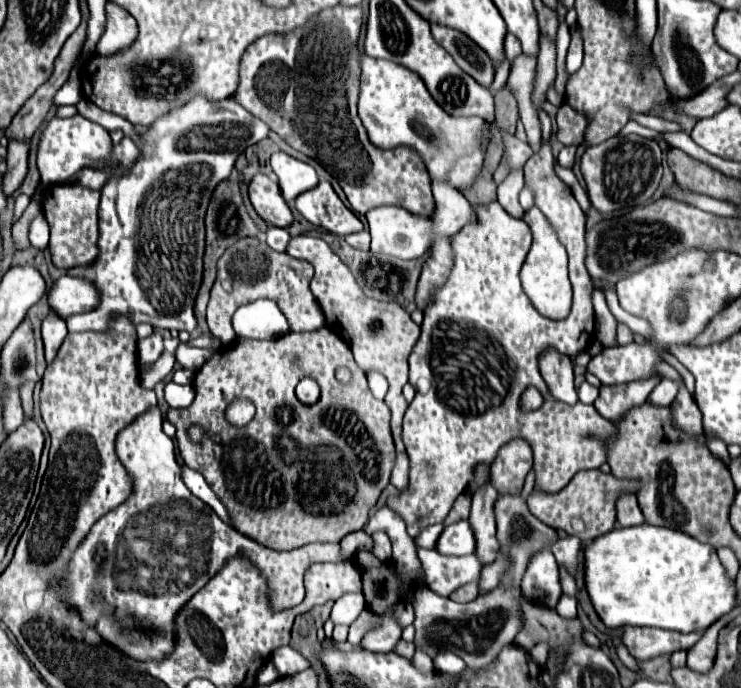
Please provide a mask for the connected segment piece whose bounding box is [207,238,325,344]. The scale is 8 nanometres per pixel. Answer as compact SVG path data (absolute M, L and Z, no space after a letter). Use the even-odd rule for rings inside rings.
M241 238L223 252L217 262L217 280L211 288L211 300L207 306L207 324L215 338L221 342L233 342L233 312L247 302L257 298L271 298L275 300L283 314L291 324L291 332L307 332L325 326L325 318L317 300L309 290L309 282L313 278L313 266L305 260L291 258L289 254L281 254L269 250L269 246L257 238Z

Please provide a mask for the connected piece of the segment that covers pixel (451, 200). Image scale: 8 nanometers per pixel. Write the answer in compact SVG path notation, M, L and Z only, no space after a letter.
M447 182L435 184L435 212L431 216L411 214L399 206L379 206L367 212L369 232L371 232L371 252L373 254L387 254L401 260L415 260L421 258L437 238L453 236L455 232L471 220L471 208L465 196L455 192Z

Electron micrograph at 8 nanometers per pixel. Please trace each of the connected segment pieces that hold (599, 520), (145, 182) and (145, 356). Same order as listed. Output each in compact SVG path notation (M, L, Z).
M589 470L589 472L577 472L571 482L553 494L547 494L543 490L533 490L527 496L529 510L547 526L555 530L565 530L571 536L581 538L585 544L611 532L615 524L615 500L621 490L637 492L635 482L617 480L613 474L605 474L601 470Z
M199 94L185 106L169 110L169 114L157 118L147 132L139 134L139 158L125 174L113 172L101 188L97 258L89 266L77 266L67 272L69 276L83 274L95 282L101 292L101 302L95 310L67 318L69 332L109 332L111 320L117 316L129 318L133 326L147 322L153 328L193 332L197 328L195 298L203 282L203 268L193 268L193 202L211 202L213 190L229 178L245 148L261 142L269 132L269 126L253 118L235 98L209 102L209 98Z
M153 332L149 337L139 340L137 343L138 365L152 364L162 353L162 348L158 344L163 344L163 337Z

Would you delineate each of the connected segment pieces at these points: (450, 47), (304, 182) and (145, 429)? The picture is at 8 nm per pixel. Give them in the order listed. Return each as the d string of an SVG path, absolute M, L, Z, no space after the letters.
M431 24L431 34L435 42L453 56L453 60L459 64L463 72L473 76L481 86L485 88L491 86L495 74L493 64L489 56L471 38L467 38L463 32L455 28L441 26L441 24Z
M275 152L271 156L271 168L279 176L279 186L285 202L293 206L295 198L317 186L319 178L311 164L301 162L285 152Z
M159 408L141 414L131 426L121 430L117 436L117 456L133 474L135 490L129 496L129 502L123 502L115 510L107 512L103 518L95 522L87 538L75 550L73 560L69 564L69 574L59 582L63 594L67 594L67 602L81 614L85 622L89 622L97 632L121 652L137 658L137 660L153 660L163 658L169 654L175 642L175 628L173 618L177 610L197 592L201 590L209 578L217 574L217 570L225 564L227 558L233 554L249 556L259 570L267 576L269 588L275 598L297 604L303 600L303 576L305 570L315 562L351 562L351 556L341 552L339 544L307 544L295 550L277 552L271 548L261 546L259 542L251 540L249 536L237 532L235 528L227 526L217 514L201 502L191 490L185 486L181 478L181 464L175 458L175 442L161 430L161 412Z

